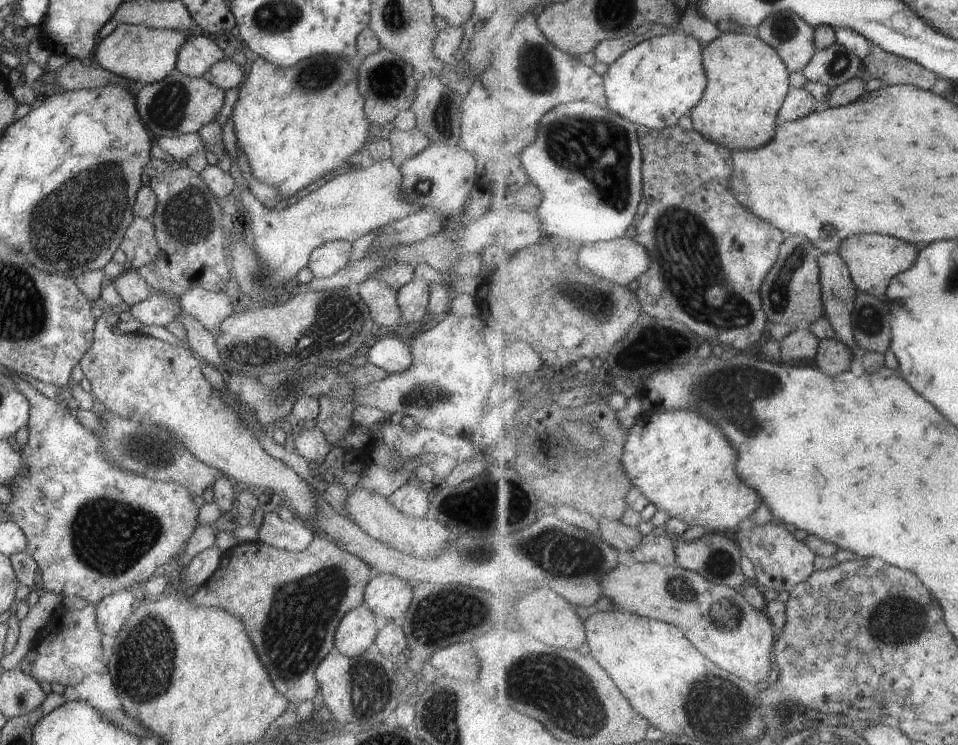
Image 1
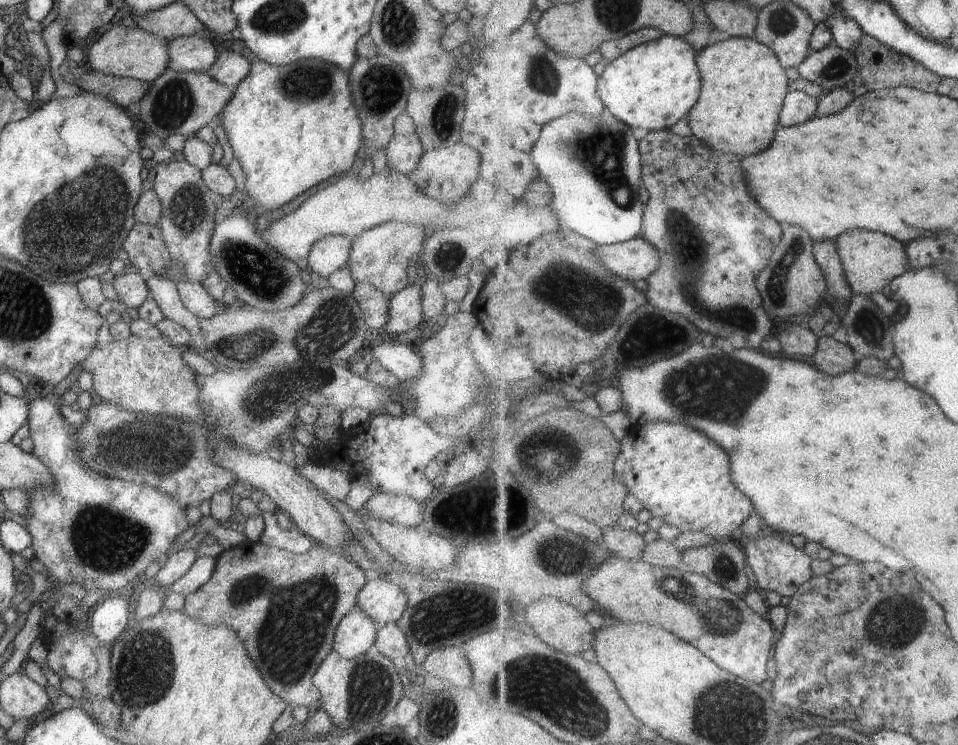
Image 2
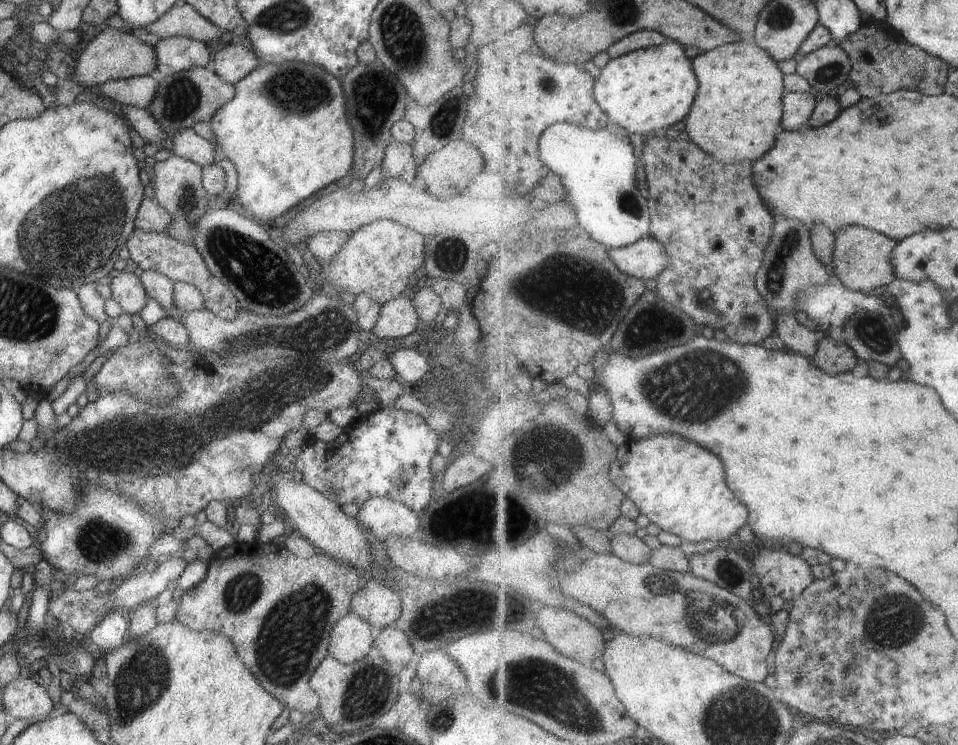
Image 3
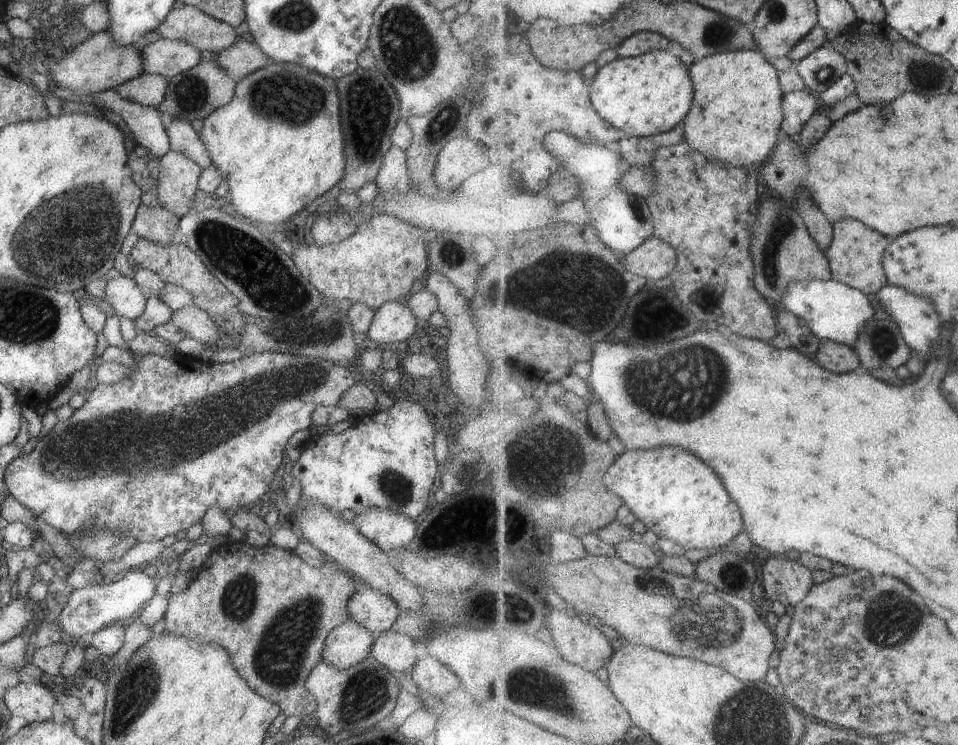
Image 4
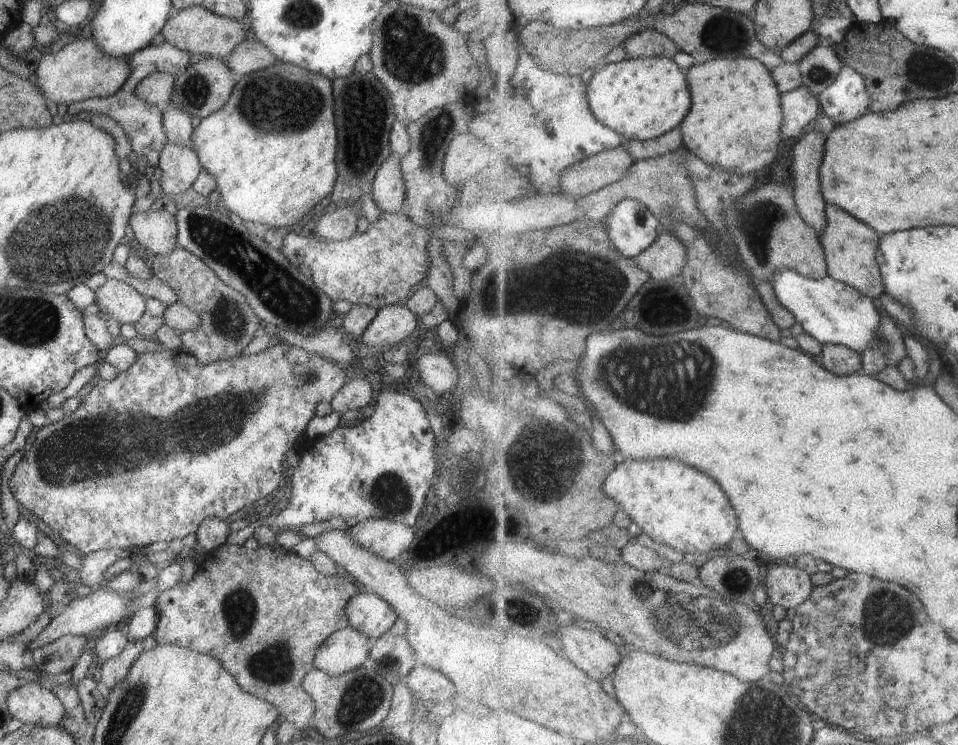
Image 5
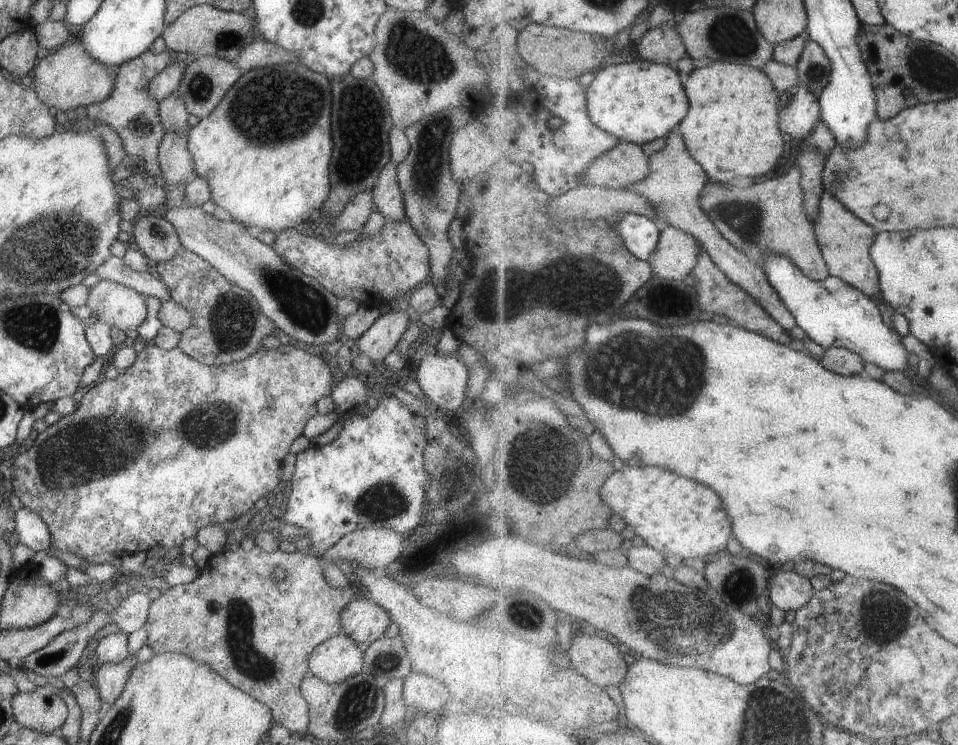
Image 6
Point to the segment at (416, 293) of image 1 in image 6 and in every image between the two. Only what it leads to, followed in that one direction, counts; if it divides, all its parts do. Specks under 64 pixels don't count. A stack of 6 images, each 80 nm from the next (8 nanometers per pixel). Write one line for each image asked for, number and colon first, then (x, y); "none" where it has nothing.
2: (404, 311)
3: (397, 317)
4: (392, 322)
5: (392, 323)
6: (379, 339)

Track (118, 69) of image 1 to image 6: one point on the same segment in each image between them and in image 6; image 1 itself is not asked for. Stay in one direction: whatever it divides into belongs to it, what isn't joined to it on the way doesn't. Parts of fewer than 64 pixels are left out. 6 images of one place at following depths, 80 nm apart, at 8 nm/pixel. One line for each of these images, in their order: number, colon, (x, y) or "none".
2: (133, 53)
3: (112, 54)
4: (97, 64)
5: (80, 71)
6: (69, 78)

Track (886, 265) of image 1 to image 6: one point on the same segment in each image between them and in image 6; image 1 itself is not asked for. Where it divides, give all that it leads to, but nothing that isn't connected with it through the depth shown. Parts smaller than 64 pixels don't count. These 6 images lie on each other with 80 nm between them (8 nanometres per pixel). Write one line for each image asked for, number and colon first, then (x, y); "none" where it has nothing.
2: (872, 262)
3: (862, 259)
4: (856, 256)
5: (850, 247)
6: (846, 240)

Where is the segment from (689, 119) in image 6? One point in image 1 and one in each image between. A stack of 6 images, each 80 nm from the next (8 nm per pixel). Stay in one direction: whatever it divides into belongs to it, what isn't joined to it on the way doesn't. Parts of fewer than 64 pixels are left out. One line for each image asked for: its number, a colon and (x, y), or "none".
1: (748, 84)
2: (744, 84)
3: (739, 106)
4: (738, 112)
5: (735, 124)

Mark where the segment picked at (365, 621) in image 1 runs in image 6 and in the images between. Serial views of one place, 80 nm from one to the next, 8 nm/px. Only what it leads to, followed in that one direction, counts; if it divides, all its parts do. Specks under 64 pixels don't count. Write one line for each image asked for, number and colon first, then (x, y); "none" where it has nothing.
2: (355, 633)
3: (350, 639)
4: (348, 643)
5: (345, 649)
6: (335, 659)

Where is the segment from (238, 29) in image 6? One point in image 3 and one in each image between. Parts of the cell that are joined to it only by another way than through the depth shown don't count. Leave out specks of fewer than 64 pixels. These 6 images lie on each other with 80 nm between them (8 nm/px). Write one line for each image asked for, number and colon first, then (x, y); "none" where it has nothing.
3: (184, 21)
4: (187, 24)
5: (194, 29)

